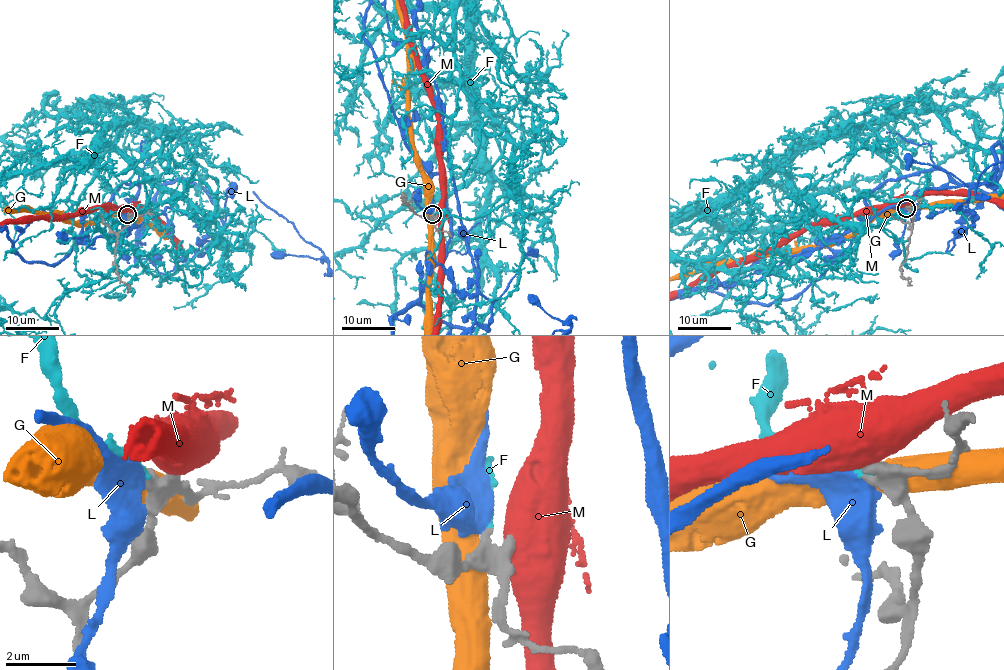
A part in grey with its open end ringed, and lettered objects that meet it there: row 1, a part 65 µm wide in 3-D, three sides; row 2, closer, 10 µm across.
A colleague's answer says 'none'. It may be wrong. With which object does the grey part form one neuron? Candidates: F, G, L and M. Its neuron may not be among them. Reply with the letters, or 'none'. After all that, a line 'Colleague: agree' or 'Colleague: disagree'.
F
Colleague: disagree

